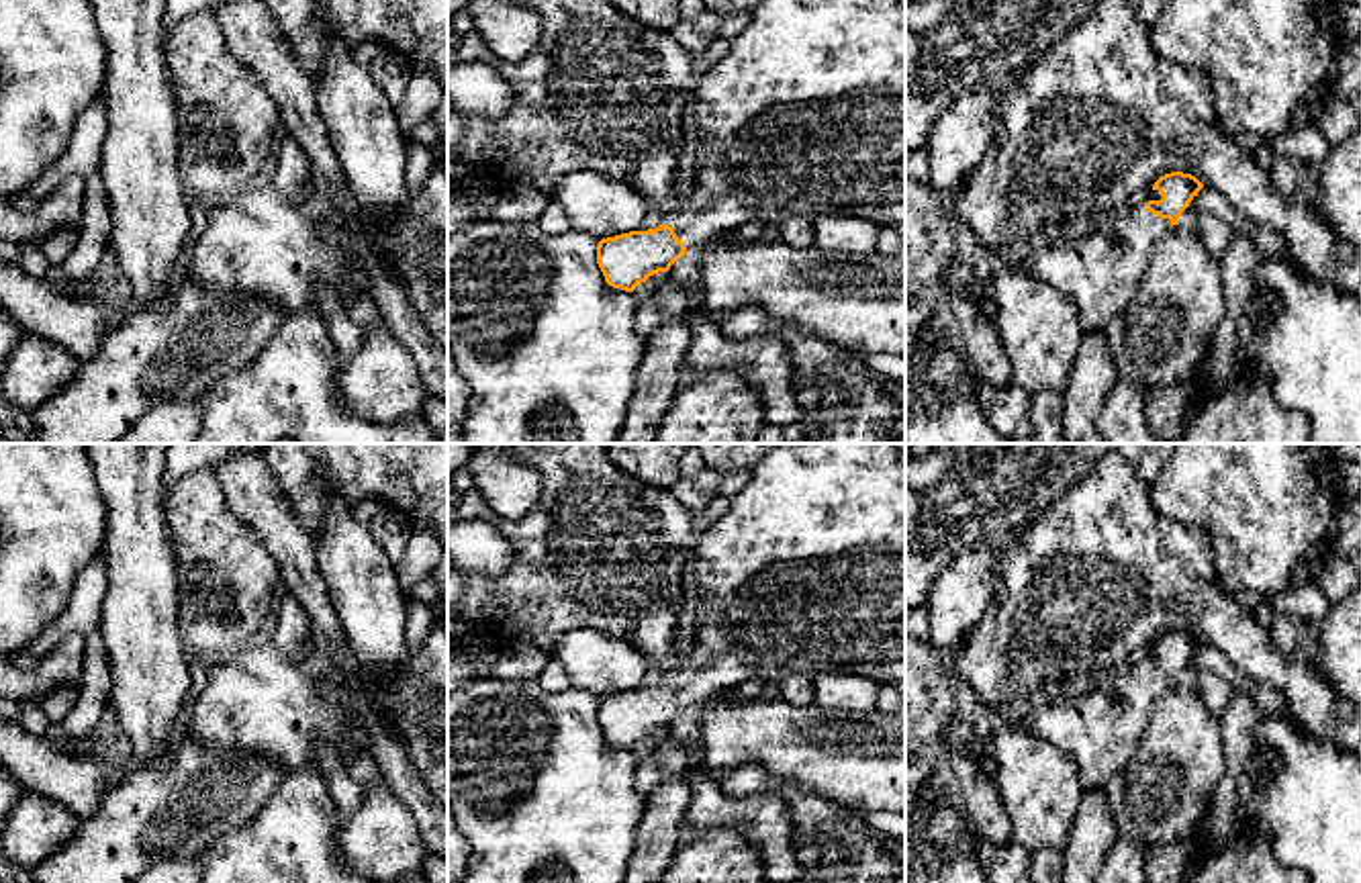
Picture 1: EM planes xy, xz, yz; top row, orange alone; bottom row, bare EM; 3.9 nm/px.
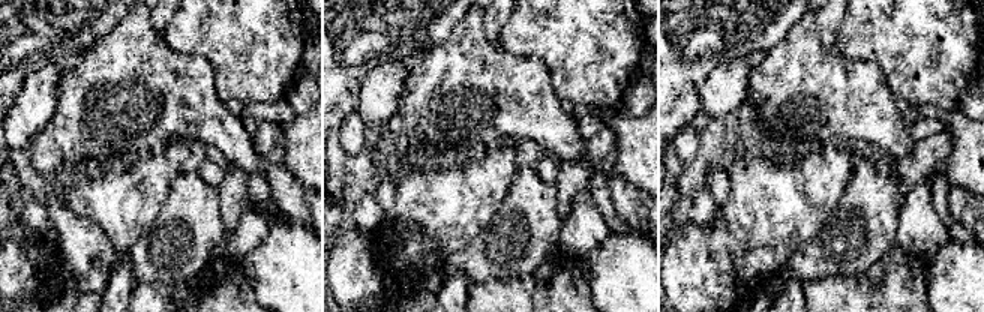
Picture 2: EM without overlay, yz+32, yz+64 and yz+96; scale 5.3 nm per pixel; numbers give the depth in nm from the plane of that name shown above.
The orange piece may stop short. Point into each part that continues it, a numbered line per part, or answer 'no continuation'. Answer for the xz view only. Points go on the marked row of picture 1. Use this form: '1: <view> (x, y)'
1: xz (806, 115)

